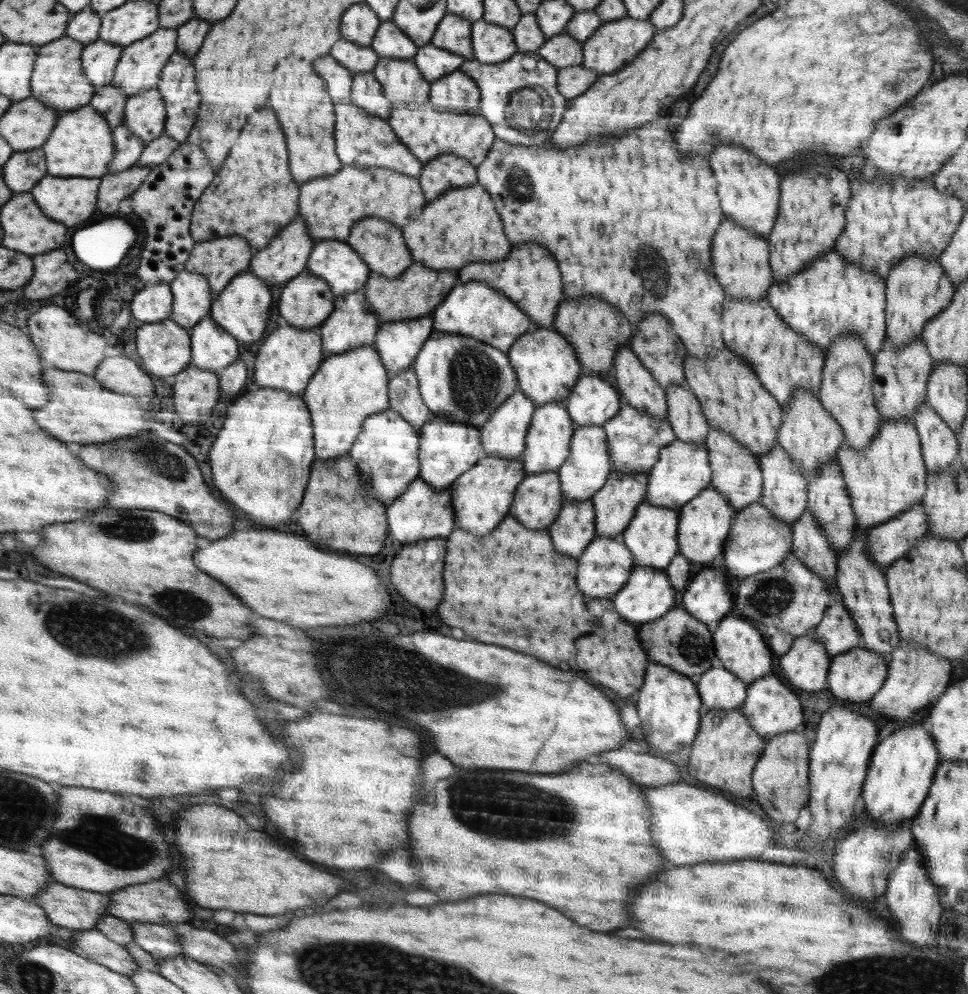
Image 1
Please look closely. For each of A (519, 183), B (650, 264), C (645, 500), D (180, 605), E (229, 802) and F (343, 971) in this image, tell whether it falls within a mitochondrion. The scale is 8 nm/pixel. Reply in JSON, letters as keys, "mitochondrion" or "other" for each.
{"A":"mitochondrion","B":"mitochondrion","C":"other","D":"mitochondrion","E":"other","F":"mitochondrion"}

